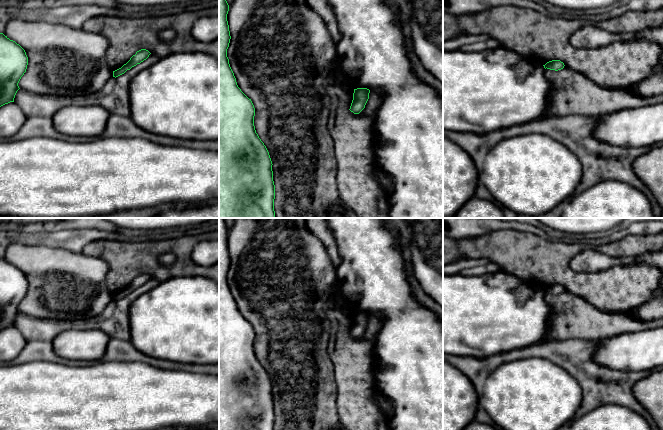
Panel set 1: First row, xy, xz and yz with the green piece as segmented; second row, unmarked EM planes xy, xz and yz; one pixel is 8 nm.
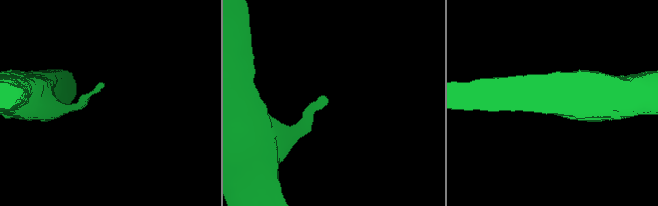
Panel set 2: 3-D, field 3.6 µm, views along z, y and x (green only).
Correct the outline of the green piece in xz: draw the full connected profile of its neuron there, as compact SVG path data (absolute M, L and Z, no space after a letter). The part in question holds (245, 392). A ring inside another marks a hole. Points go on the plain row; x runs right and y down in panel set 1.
M219 218L219 430L274 430L272 385L254 350L254 329L238 311L227 281L229 229Z

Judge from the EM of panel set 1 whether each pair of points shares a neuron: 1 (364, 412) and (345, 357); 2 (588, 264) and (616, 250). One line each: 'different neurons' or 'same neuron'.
1: same neuron
2: different neurons

